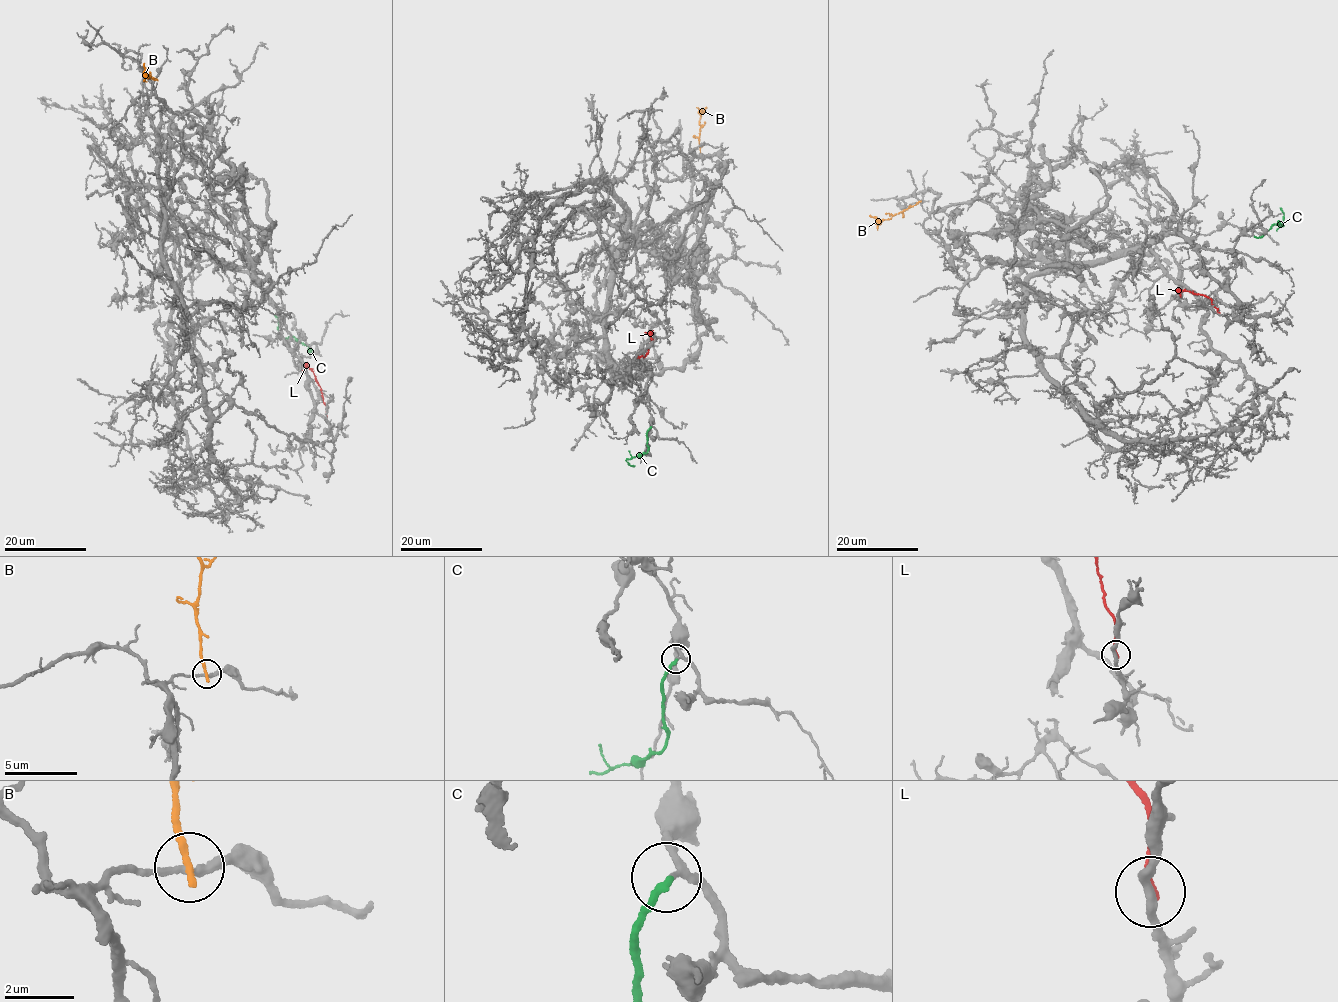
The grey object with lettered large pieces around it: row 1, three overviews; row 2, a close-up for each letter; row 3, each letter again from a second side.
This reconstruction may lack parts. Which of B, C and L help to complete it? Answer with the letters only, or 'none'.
L

